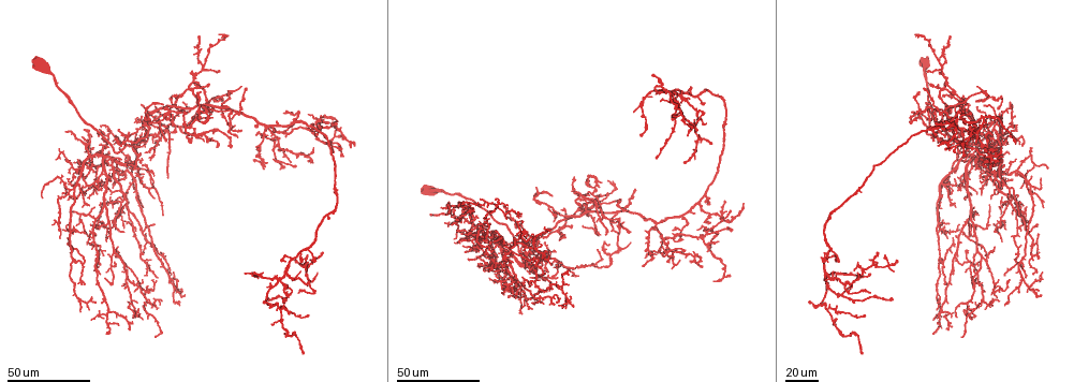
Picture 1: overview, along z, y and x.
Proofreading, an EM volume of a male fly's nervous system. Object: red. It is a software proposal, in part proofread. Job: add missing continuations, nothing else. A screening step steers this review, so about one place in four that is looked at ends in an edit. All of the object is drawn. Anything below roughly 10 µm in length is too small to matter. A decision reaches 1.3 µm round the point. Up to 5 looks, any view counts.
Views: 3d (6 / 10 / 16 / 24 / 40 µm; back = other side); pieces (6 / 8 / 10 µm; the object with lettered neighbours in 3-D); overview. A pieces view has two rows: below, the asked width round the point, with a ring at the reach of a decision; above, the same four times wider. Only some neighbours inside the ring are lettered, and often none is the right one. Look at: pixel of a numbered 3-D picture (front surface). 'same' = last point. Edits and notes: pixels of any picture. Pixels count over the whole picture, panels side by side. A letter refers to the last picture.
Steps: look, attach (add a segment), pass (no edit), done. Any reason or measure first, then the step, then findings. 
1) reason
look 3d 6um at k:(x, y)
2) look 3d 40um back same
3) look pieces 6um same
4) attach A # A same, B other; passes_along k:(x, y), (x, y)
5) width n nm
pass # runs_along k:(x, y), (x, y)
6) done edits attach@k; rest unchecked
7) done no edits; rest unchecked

look 3d 40um at 1:(579, 276)

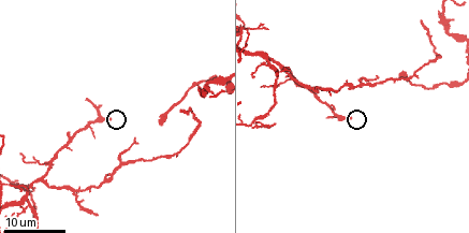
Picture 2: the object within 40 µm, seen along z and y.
look 3d 10um at 2:(109, 119)

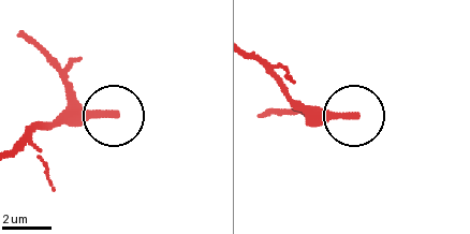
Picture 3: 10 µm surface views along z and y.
look pieces 10um at 3:(355, 117)

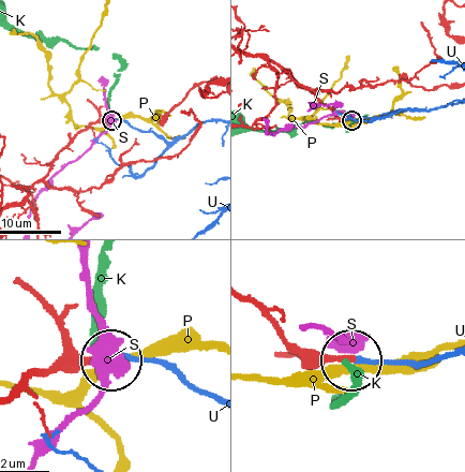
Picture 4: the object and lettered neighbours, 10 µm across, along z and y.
pass # K other, P other, S other, U other; runs_along 4:(251, 300), (294, 343), (347, 358); none of them fits

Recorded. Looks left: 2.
branch stops here
look 3d 40um at 1:(233, 117)

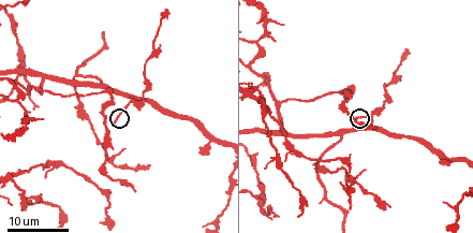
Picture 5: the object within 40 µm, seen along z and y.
look pieces 8um at 5:(114, 123)

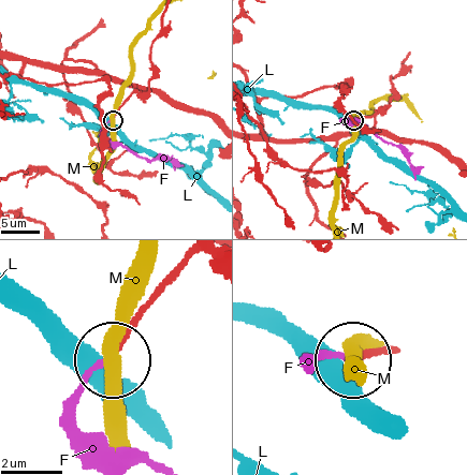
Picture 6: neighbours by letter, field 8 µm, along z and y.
width 170 nm
attach F # F same, L other, M other; passes_along 6:(178, 276), (88, 373), (75, 412), (112, 448), (149, 458); it goes on there

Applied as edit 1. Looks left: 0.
done edits attach@6; rest unchecked

